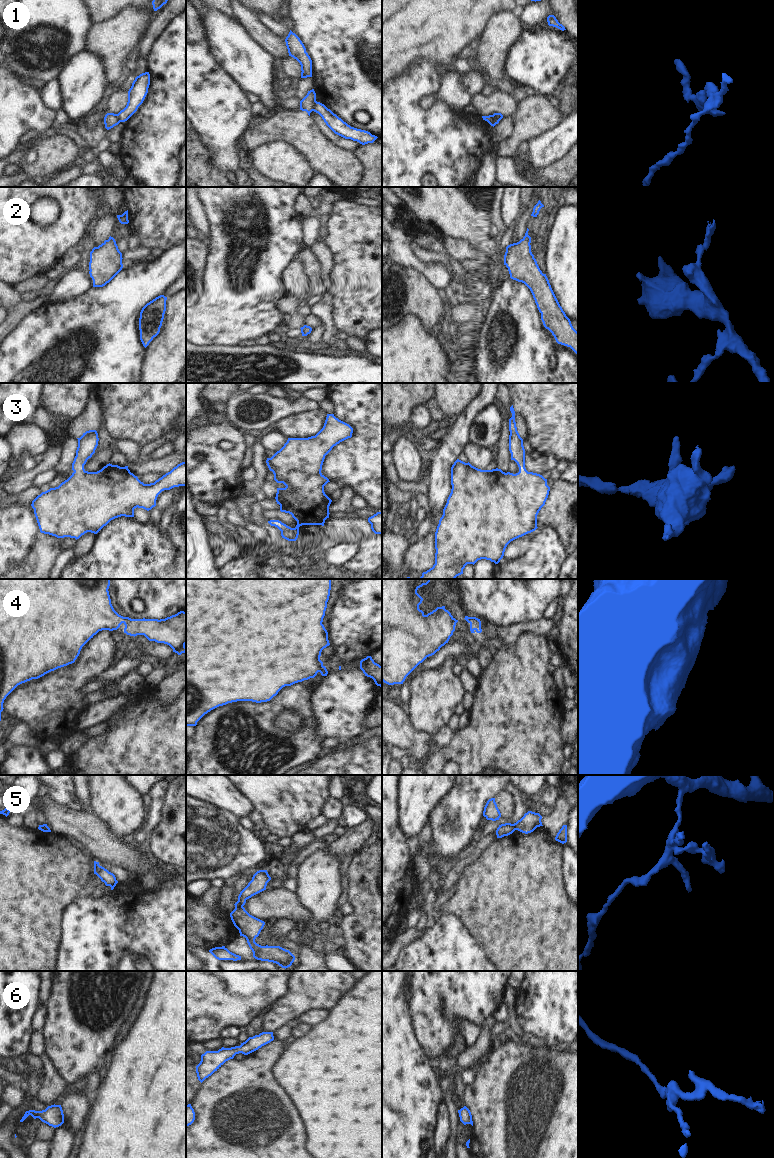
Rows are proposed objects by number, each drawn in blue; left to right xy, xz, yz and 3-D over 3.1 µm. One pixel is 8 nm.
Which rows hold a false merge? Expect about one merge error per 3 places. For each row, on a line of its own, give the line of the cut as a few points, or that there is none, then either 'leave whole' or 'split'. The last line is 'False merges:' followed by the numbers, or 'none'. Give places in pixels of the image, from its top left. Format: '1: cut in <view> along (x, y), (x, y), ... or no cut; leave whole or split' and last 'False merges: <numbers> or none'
1: cut in xz along (316, 101), (312, 110); split
2: no cut; leave whole
3: no cut; leave whole
4: no cut; leave whole
5: cut in xz along (235, 906), (242, 907); split
6: no cut; leave whole
False merges: 1, 5

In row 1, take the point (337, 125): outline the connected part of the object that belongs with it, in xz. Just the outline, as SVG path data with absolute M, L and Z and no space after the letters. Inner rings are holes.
M317 102L314 105L313 111L318 113L326 125L337 135L357 141L362 145L373 143L378 137L372 135L370 132L351 127L324 104Z

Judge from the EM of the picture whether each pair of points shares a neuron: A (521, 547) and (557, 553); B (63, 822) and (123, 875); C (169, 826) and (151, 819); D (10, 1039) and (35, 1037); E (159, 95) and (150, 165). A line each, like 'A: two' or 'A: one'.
A: two
B: two
C: two
D: two
E: one

